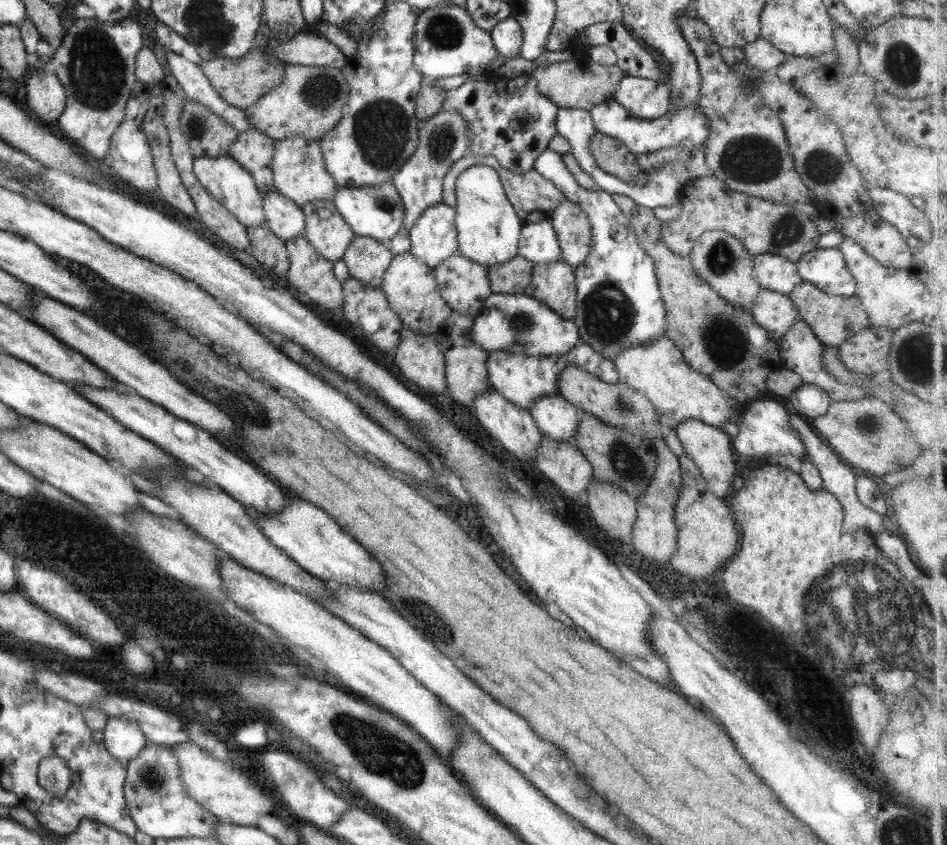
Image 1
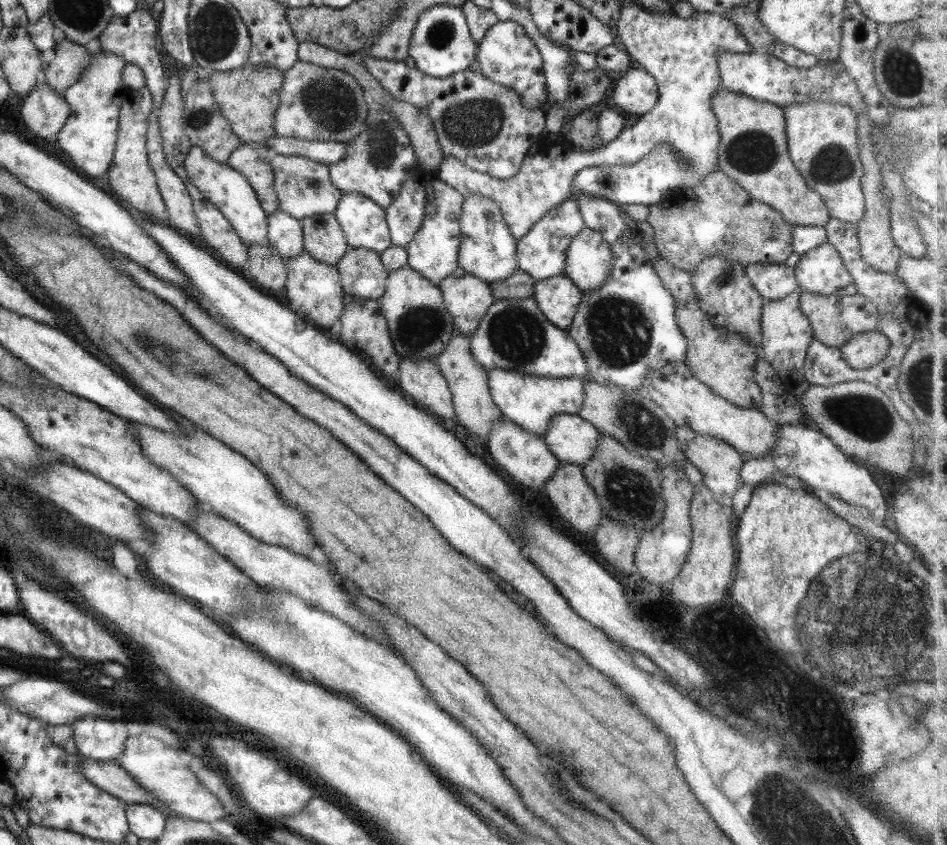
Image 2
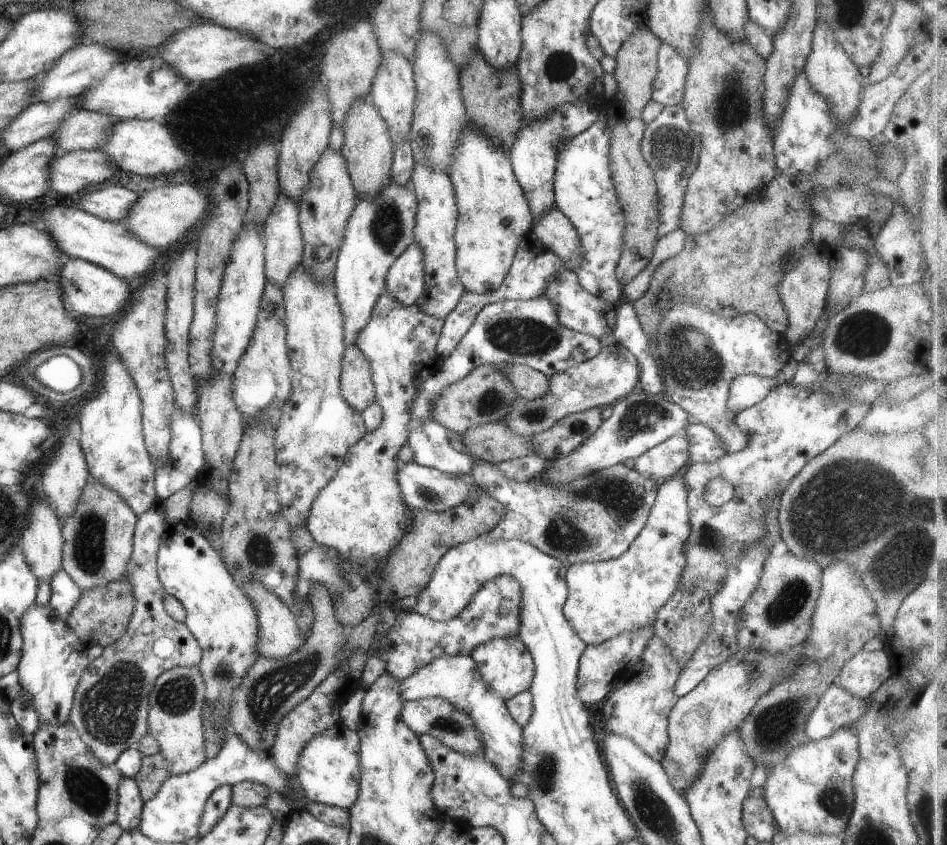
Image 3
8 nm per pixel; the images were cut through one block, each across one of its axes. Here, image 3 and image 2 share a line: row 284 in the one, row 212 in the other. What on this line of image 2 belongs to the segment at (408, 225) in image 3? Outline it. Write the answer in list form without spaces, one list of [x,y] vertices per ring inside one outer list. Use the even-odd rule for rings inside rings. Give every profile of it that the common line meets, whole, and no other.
[[[341,191],[333,214],[349,248],[380,254],[391,245],[384,209],[370,198],[359,193]]]

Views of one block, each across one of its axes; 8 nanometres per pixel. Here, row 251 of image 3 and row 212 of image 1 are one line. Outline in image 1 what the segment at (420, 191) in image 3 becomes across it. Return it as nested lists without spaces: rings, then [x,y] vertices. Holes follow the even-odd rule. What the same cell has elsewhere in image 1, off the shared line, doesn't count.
[[[439,203],[427,207],[408,228],[410,254],[431,270],[458,251],[454,214],[454,208]]]

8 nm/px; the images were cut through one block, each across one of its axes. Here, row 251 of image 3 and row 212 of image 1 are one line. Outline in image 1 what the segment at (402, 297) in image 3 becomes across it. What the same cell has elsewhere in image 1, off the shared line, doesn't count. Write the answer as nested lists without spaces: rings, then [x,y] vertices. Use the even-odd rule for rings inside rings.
[[[440,110],[433,117],[418,123],[417,148],[399,171],[395,171],[391,180],[403,203],[403,228],[408,230],[427,207],[441,203],[442,178],[449,166],[468,151],[467,146],[469,137],[465,121],[453,110]]]

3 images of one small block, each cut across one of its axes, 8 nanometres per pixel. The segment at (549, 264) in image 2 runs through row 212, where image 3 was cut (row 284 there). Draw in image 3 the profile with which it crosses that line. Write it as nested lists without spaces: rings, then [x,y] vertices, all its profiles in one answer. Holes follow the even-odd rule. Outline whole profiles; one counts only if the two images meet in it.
[[[559,267],[546,282],[543,298],[556,306],[557,322],[565,329],[578,334],[599,338],[611,333],[616,317],[616,306],[583,290],[573,271]]]

